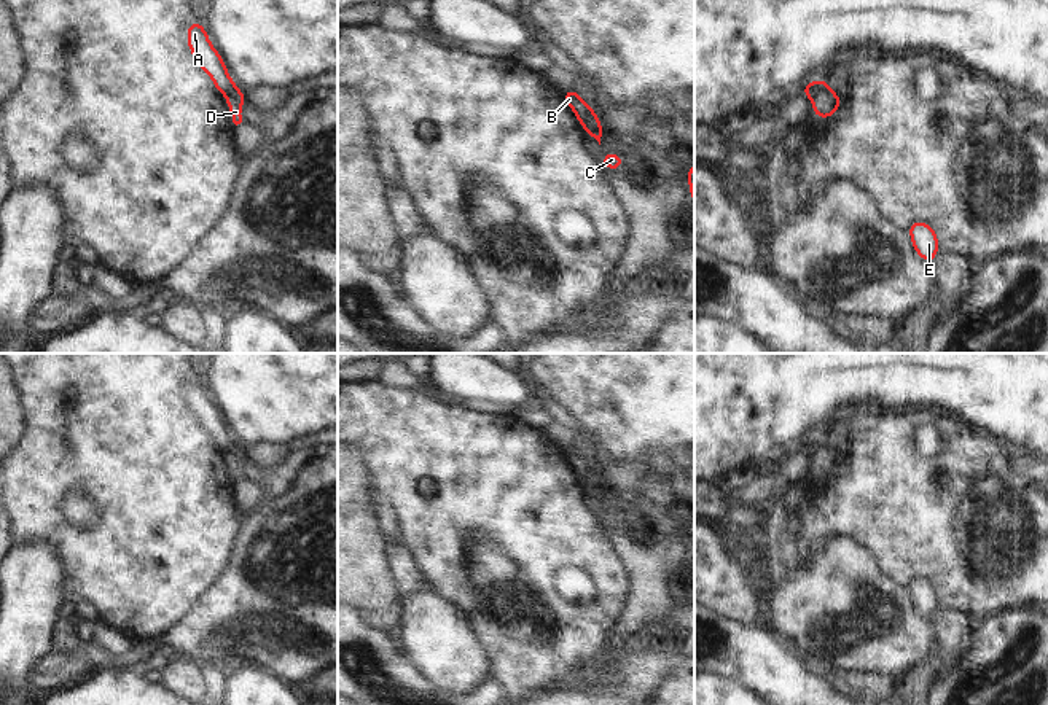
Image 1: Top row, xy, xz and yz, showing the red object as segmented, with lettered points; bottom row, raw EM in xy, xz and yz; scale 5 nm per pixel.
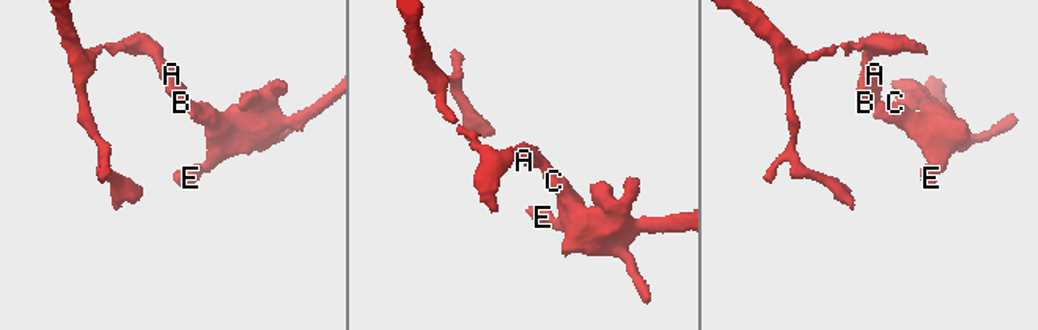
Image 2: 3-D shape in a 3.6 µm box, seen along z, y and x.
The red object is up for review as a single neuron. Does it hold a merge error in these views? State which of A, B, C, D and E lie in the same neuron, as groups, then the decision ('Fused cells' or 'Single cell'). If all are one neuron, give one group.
Groups: A B / C D E. Fused cells.

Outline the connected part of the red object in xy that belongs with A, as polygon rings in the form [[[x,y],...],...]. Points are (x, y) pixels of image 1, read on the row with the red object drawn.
[[[201,22],[188,25],[188,48],[194,53],[194,62],[213,78],[213,86],[218,88],[221,94],[226,95],[236,89],[221,56],[210,45]]]

